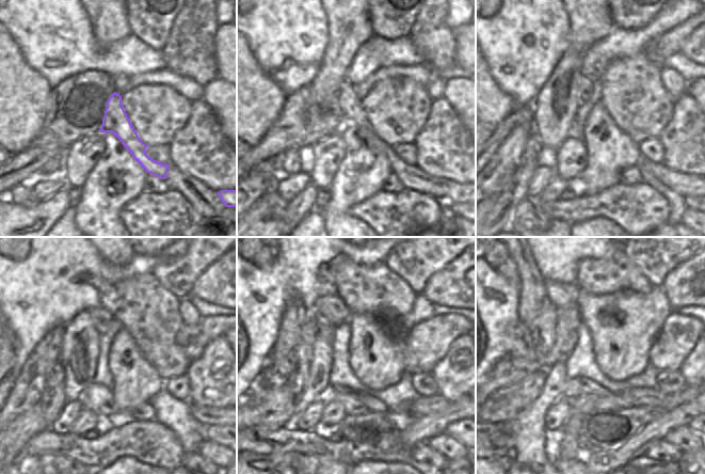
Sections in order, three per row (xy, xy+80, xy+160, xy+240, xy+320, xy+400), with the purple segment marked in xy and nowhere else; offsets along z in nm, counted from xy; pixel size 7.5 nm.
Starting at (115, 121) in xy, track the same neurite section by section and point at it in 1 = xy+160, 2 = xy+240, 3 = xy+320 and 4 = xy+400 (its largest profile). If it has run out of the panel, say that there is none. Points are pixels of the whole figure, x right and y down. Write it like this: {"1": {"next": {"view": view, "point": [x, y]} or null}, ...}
{"1": {"next": {"view": "xy+160", "point": [685, 185]}}, "2": {"next": {"view": "xy+240", "point": [101, 321]}}, "3": {"next": {"view": "xy+320", "point": [332, 309]}}, "4": {"next": {"view": "xy+400", "point": [560, 295]}}}

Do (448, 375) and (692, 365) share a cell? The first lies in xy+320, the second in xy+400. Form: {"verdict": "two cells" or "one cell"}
{"verdict": "one cell"}

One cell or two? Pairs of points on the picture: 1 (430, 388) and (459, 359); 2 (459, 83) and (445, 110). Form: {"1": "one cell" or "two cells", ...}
{"1": "two cells", "2": "two cells"}

